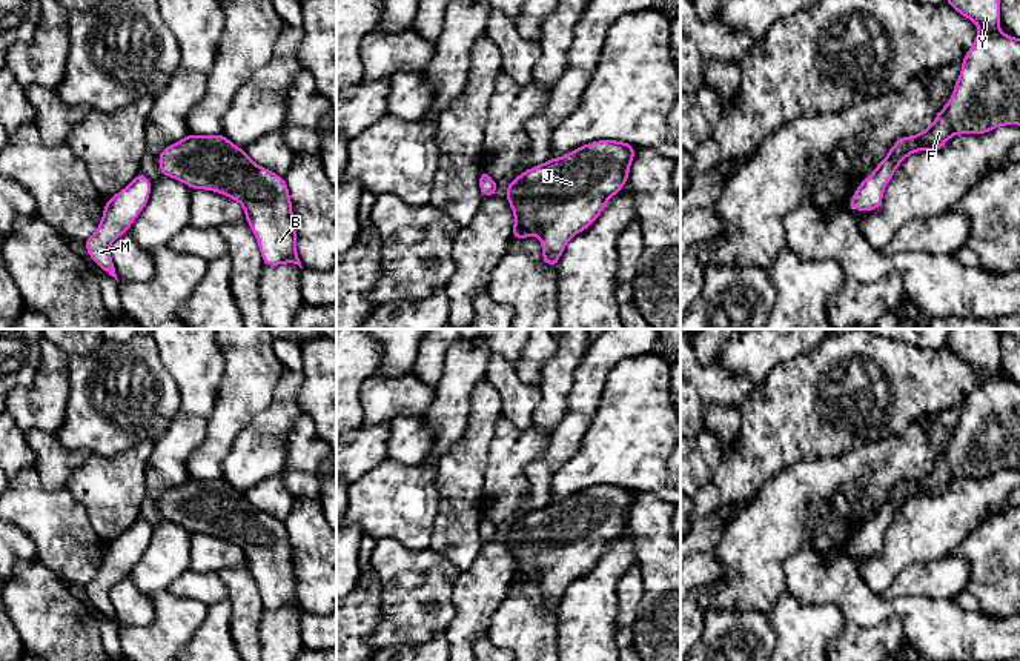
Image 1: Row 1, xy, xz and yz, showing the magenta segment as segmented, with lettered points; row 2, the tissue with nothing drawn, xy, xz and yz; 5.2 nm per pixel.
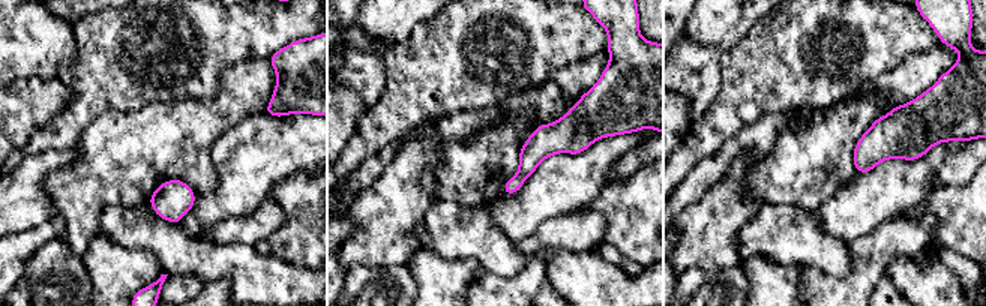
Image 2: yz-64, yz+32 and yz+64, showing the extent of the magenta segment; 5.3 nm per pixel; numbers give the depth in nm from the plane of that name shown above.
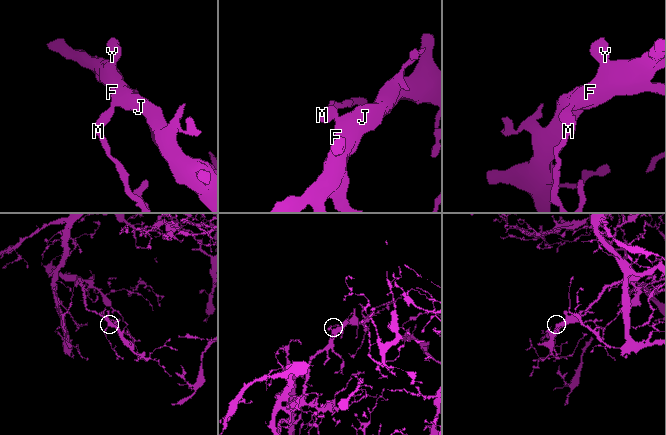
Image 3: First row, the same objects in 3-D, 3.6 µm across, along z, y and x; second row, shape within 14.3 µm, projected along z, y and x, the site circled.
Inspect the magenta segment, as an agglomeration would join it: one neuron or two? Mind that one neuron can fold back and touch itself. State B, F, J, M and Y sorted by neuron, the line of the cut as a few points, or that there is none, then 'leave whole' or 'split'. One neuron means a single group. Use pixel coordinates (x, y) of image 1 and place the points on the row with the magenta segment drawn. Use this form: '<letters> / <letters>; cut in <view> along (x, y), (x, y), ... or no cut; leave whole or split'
B F J M Y; no cut; leave whole

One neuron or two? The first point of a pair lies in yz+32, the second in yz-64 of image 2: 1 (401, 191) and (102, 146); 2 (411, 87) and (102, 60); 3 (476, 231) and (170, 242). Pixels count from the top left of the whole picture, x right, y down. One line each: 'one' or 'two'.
1: one
2: one
3: one

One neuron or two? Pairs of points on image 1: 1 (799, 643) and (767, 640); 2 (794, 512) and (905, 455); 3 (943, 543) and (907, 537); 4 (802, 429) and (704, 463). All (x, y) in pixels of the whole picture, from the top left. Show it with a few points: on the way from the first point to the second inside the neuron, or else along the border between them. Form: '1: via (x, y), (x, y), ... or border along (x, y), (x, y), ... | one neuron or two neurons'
1: border along (767, 614), (776, 635), (776, 644) | two neurons
2: via (817, 483), (847, 480), (876, 465) | one neuron
3: via (934, 537), (916, 537) | one neuron
4: border along (735, 445), (735, 449), (710, 484) | two neurons

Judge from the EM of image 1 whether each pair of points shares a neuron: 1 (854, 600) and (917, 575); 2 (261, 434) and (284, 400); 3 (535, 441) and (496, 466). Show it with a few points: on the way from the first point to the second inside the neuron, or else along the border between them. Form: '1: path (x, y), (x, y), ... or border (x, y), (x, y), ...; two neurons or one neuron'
1: border (879, 594), (885, 598), (902, 595), (930, 597); two neurons
2: path (269, 426), (281, 414), (283, 408); one neuron
3: path (526, 446), (518, 448), (506, 460); one neuron

